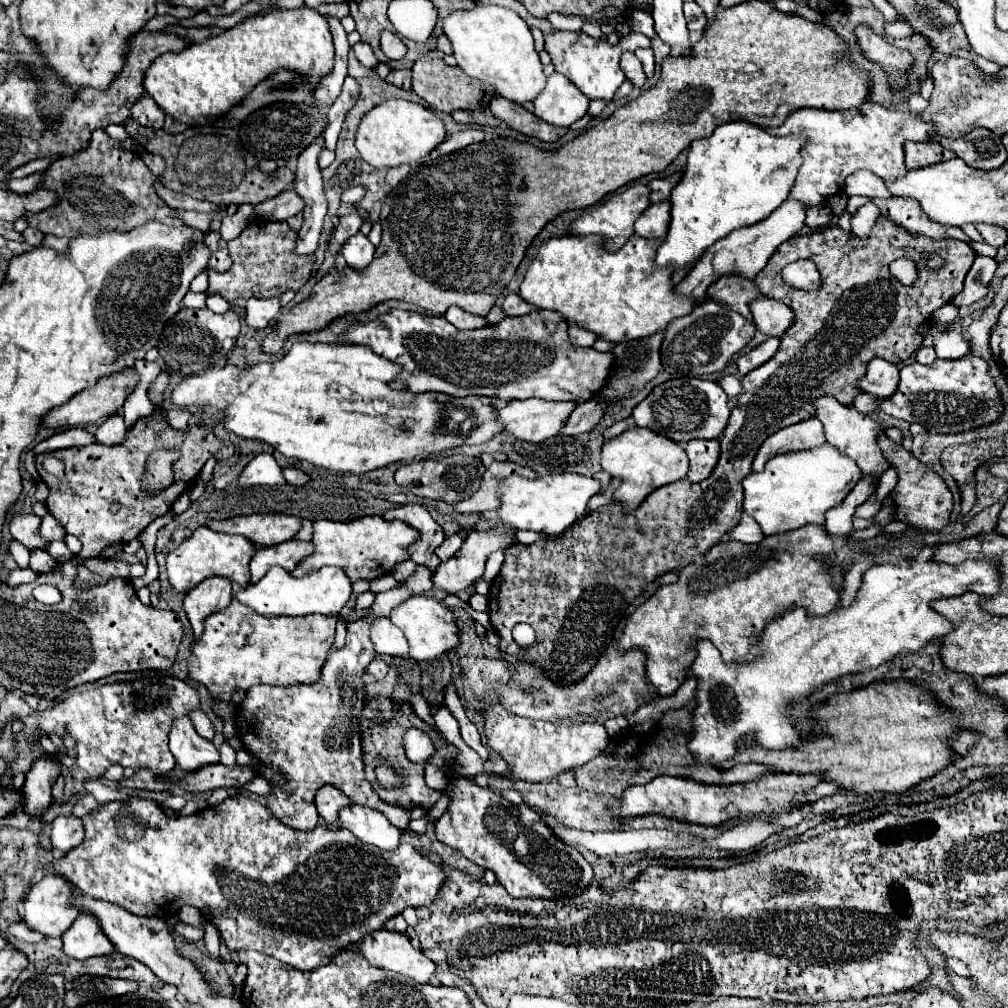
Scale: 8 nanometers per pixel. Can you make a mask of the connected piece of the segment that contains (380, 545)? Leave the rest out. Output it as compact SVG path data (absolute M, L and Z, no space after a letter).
M361 517L355 521L339 523L339 521L315 521L313 523L313 547L315 551L309 559L303 559L297 569L291 573L295 577L303 577L323 565L335 565L347 573L351 583L359 579L375 579L387 575L395 563L407 559L407 545L411 545L419 533L405 525L403 521L385 521L383 517Z

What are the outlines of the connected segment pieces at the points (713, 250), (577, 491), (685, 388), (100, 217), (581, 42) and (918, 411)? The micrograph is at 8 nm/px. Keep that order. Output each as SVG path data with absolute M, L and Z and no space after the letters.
M787 199L773 215L769 215L767 219L751 225L751 227L743 227L739 231L733 231L731 235L719 239L719 243L711 245L705 255L699 259L699 263L687 273L687 277L675 285L675 293L677 295L685 295L697 301L705 299L705 291L711 283L715 283L719 277L723 275L741 275L749 281L753 281L757 277L757 273L767 265L767 261L771 259L771 255L777 251L777 247L785 241L789 241L795 233L799 233L805 227L805 209L795 201L795 199Z
M579 473L567 475L545 475L537 479L525 479L511 475L499 483L499 509L497 517L509 529L527 529L545 537L563 535L577 519L585 515L587 501L599 491L599 481Z
M671 379L657 385L635 409L633 419L637 427L647 427L657 435L663 435L679 445L691 439L719 439L727 427L731 415L729 397L719 383L691 379Z
M95 129L89 147L79 151L77 157L59 157L57 161L53 161L51 167L45 171L41 185L37 187L55 191L59 203L41 213L27 213L25 219L31 227L37 227L39 231L57 237L71 237L75 229L85 233L95 233L103 229L129 231L147 223L149 219L157 219L175 227L183 225L177 219L175 211L171 211L163 203L163 199L155 195L155 191L151 195L153 181L155 175L145 167L139 155L121 149L121 143L111 139L103 129Z
M555 31L553 35L545 37L545 49L549 51L555 63L555 71L563 73L589 101L601 99L605 103L609 103L615 97L617 89L625 81L625 75L621 75L621 67L619 67L621 53L635 51L639 47L651 47L649 37L645 37L643 33L627 33L621 37L617 45L609 45L607 41L599 41L599 39L589 39L589 35L585 33Z
M965 355L957 361L937 359L927 367L919 363L905 367L901 369L901 383L895 395L879 401L879 409L883 413L909 423L919 421L931 433L959 433L999 419L1003 401L993 379L987 375L987 363L983 359Z

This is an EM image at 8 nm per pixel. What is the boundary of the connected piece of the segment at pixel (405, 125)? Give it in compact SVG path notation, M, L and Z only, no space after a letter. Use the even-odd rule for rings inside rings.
M385 99L375 109L367 111L355 135L355 147L361 157L375 169L389 169L403 163L413 163L431 153L445 139L443 121L419 103L405 99Z

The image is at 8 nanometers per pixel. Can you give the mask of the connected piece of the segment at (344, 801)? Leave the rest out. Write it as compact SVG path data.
M325 785L325 787L321 787L321 789L317 791L317 795L315 795L315 805L317 805L319 815L321 815L327 823L339 827L339 811L341 811L343 807L351 805L351 801L349 801L347 795L343 795L343 791L339 791L337 787Z

